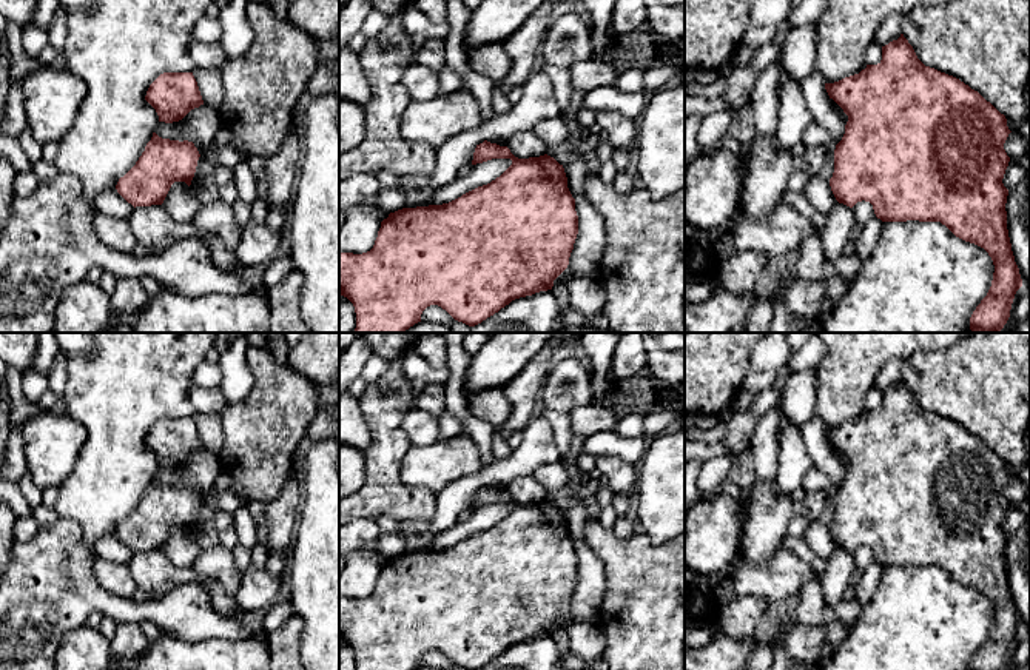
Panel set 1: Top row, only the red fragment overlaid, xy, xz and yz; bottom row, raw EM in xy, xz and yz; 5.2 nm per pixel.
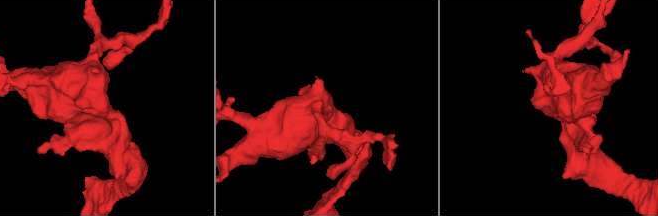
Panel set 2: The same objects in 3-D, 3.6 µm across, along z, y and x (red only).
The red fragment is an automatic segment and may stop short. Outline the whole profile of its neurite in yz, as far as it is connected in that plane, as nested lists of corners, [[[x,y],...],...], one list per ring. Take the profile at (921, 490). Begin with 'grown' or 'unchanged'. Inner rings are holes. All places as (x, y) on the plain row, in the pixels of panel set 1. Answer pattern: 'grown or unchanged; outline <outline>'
unchanged; outline [[[904,379],[882,391],[877,410],[867,410],[859,419],[825,428],[825,434],[848,461],[845,479],[834,494],[834,518],[830,524],[836,545],[850,553],[862,545],[870,547],[882,567],[941,567],[956,582],[984,593],[993,605],[995,618],[970,670],[1005,670],[1015,639],[1022,631],[1007,575],[1008,534],[1002,528],[1010,507],[1004,488],[1011,477],[1005,461],[959,424],[925,411]]]

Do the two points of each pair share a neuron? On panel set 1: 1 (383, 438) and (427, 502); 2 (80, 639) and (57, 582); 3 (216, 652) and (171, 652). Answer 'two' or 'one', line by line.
1: one
2: two
3: one

